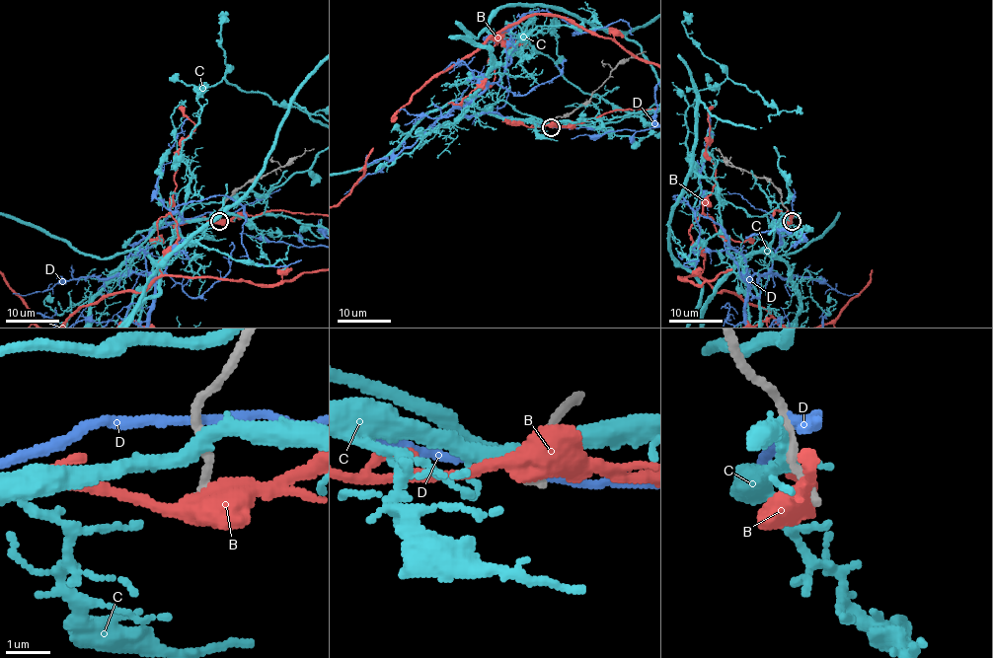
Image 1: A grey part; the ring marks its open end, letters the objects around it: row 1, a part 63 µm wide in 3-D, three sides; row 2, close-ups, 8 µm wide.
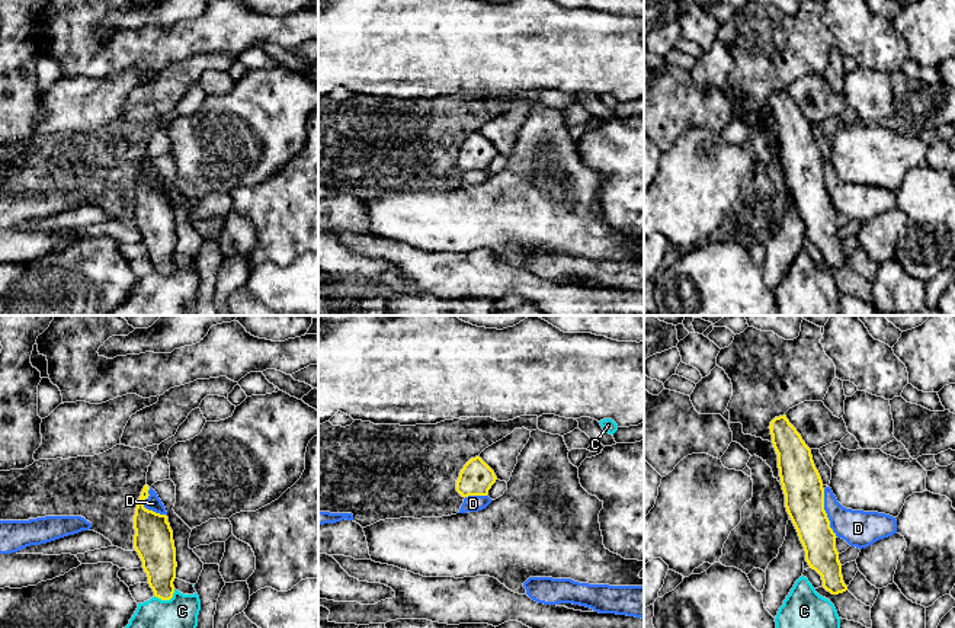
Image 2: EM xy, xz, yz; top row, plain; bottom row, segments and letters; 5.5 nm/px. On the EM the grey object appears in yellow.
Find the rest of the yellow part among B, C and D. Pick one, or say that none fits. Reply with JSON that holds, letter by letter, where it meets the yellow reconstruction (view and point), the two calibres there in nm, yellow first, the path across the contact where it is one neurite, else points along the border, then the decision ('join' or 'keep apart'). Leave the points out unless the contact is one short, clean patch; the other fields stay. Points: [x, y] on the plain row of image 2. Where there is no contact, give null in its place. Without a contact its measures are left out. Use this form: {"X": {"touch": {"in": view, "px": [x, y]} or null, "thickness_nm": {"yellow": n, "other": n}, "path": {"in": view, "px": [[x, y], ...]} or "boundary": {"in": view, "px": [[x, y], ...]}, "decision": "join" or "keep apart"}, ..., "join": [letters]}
{"B": {"touch": null, "decision": "keep apart"}, "C": {"touch": {"in": "xy", "px": [166, 274]}, "thickness_nm": {"yellow": 190, "other": 380}, "boundary": {"in": "xy", "px": [[175, 263], [169, 274], [159, 274], [154, 269]]}, "decision": "keep apart"}, "D": {"touch": {"in": "yz", "px": [826, 188]}, "thickness_nm": {"yellow": 220, "other": 200}, "boundary": {"in": "yz", "px": [[823, 163], [823, 183], [829, 201], [837, 211]]}, "decision": "keep apart"}, "join": []}

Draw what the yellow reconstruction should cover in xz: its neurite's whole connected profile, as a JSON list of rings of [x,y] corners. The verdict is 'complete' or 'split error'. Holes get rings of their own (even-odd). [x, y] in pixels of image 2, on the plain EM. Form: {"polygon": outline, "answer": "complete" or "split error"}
{"polygon": [[[475,131],[461,144],[456,166],[462,172],[487,170],[496,154],[494,145],[480,131]]], "answer": "complete"}

